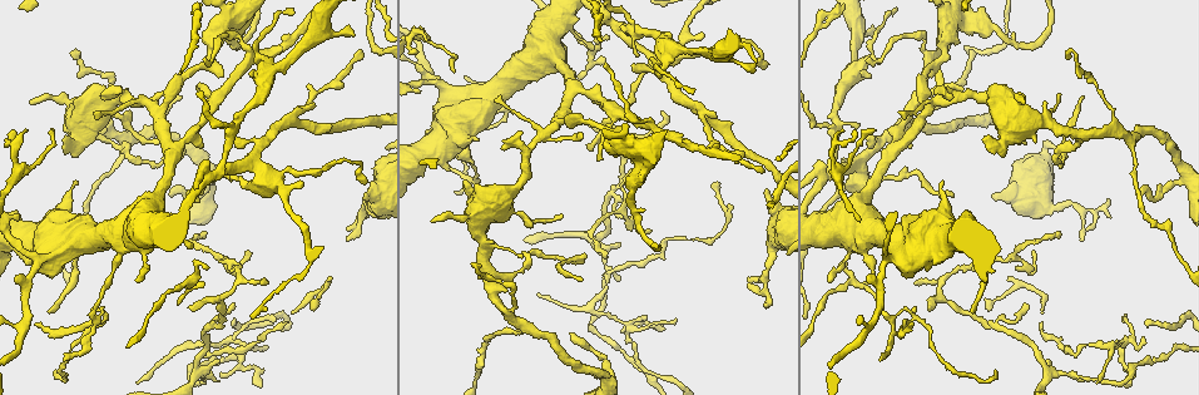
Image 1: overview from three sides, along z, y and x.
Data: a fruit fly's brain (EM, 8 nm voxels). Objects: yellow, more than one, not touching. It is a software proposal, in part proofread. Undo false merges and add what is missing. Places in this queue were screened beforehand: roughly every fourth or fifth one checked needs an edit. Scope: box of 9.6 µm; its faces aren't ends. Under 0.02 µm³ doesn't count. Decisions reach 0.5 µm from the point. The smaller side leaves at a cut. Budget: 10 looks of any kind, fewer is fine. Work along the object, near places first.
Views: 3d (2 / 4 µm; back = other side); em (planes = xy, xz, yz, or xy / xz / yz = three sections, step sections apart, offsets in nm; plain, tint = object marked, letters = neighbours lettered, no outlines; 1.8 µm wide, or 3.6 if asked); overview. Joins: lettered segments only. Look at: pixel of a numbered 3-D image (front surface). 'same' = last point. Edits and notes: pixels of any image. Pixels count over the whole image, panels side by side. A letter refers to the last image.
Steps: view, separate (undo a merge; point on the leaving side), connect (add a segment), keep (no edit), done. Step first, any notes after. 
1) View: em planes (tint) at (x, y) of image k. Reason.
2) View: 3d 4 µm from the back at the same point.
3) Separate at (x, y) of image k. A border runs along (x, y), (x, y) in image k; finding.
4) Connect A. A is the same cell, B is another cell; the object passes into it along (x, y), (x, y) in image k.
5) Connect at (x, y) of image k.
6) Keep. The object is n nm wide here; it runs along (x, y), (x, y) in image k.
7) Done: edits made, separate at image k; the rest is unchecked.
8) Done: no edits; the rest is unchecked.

View: 3d 4 µm at (202, 235) of image 1. Free end.

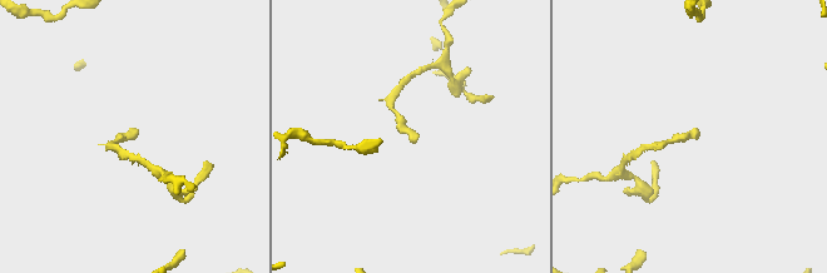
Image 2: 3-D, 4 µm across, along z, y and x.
View: em planes (letters) at (415, 142) of image 2.

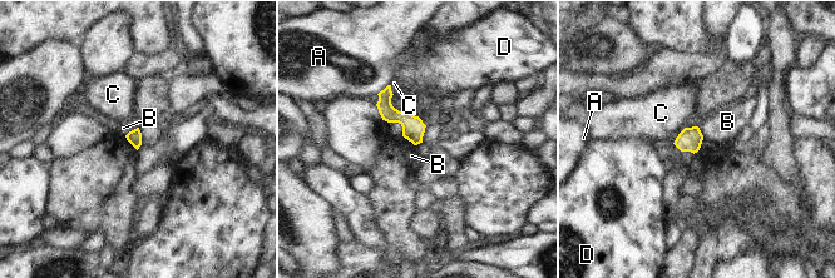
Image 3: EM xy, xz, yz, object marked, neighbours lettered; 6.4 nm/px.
Keep. A, B, C and D are other cells; no lettered segment goes on from it.

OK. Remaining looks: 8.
View: 3d 2 µm at (29, 102) of image 1. Free end.

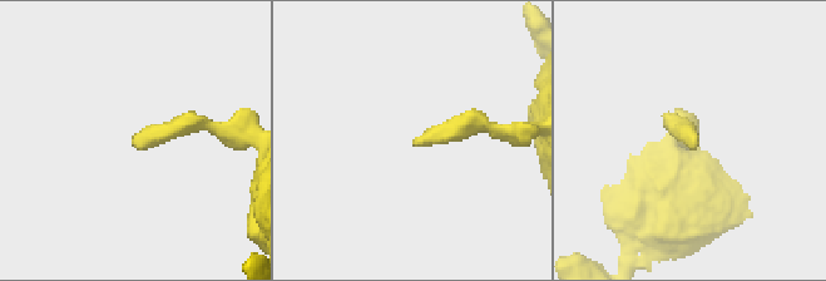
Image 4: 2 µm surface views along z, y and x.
View: em yz step 16 (letters) at (137, 142) of image 4. Shape alone is not enough.

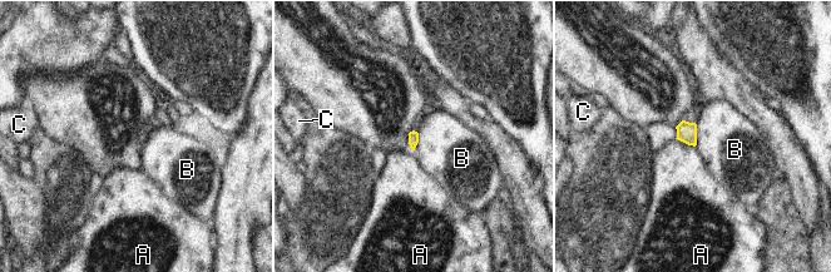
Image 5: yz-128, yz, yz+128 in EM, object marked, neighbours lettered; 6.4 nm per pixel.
View: em planes (letters) at the same point. Cut it another way.

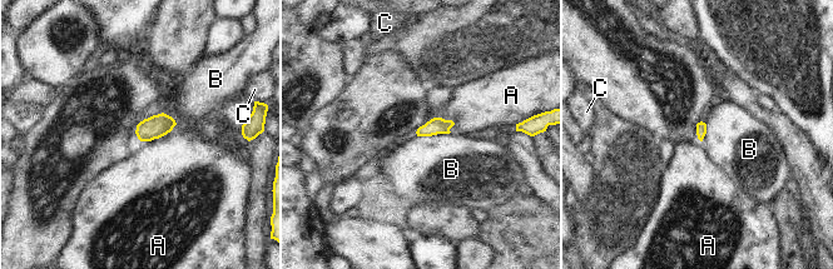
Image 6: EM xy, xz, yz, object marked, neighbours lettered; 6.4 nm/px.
Keep. The longest contact is with B, 220 nm; A, B and C are other cells; a border runs along (450, 131), (417, 137) in image 6; no lettered segment goes on from it.

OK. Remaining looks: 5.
View: em xz step 4 (letters) at (608, 39) of image 1. Thin end.

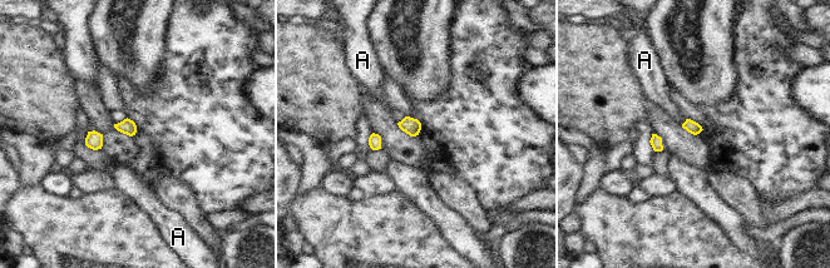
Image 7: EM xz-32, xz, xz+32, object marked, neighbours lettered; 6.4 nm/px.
Keep. The object is 80 nm wide here; the longest contact is with A, 60 nm; A is another cell; none of them fits.

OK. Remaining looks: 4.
View: 3d 4 µm at (203, 344) of image 1. Thin neck.

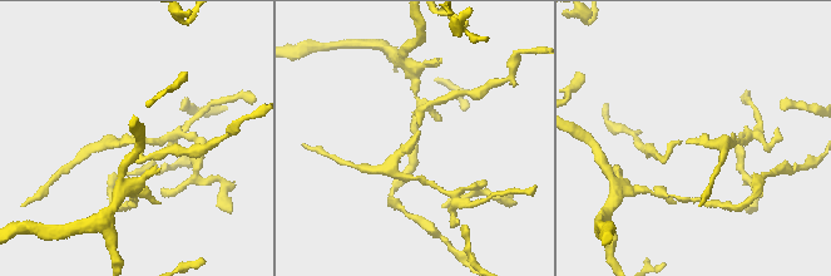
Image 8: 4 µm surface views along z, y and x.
View: em 3.6 µm planes (letters) at (679, 143) of image 8. Shape alone is not enough.

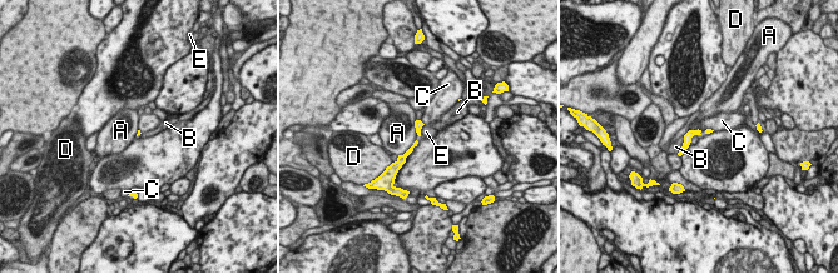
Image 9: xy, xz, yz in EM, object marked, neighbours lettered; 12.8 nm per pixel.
Keep. The longest contact is with A, 340 nm; A, B, C, D and E are other cells; a border runs along (416, 139), (402, 154), (397, 155) in image 9; one neuron here.

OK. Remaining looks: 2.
Done: no edits; the rest is unchecked.

